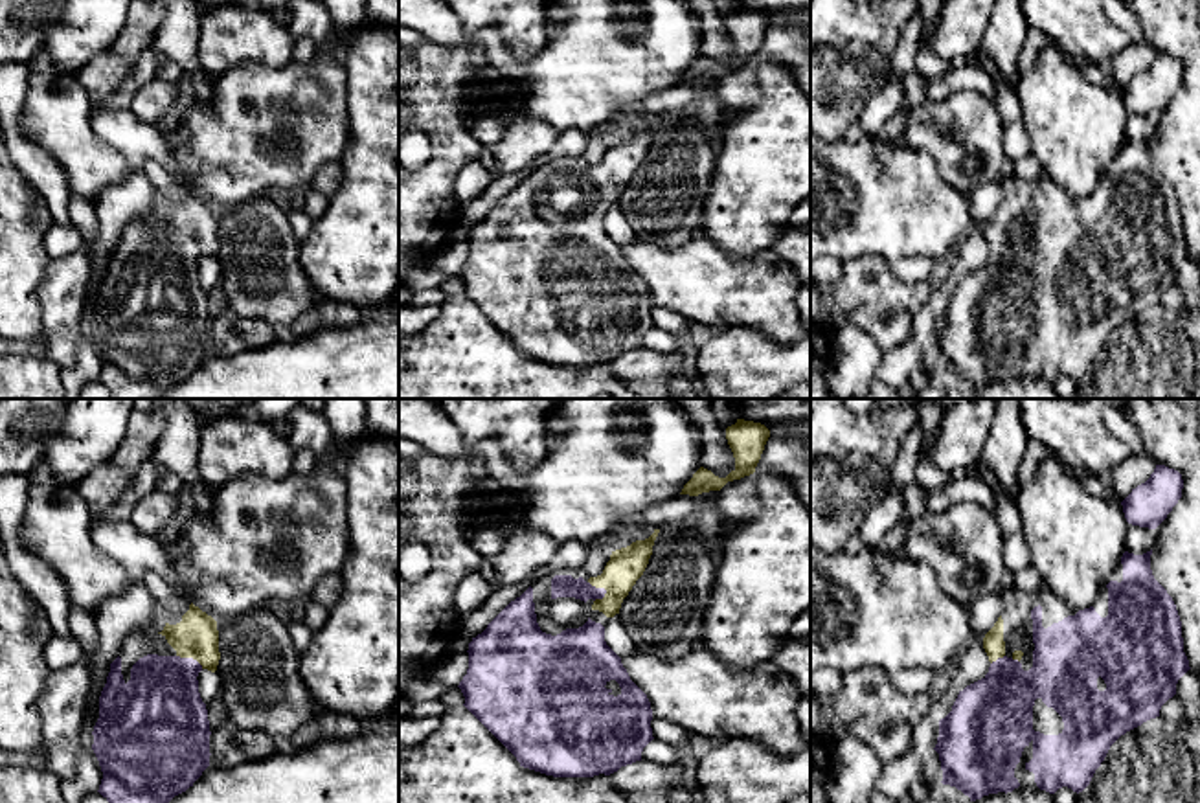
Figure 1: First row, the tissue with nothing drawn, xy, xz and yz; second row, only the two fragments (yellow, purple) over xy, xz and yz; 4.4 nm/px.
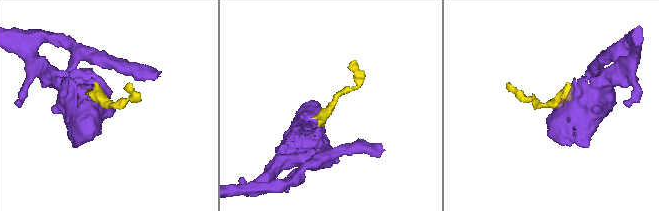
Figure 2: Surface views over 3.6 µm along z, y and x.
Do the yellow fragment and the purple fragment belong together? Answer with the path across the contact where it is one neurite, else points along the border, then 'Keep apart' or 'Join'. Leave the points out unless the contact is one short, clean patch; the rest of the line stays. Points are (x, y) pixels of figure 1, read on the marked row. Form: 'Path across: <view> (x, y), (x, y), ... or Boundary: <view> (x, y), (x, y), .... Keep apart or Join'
Path across: xz (627, 565), (601, 587), (561, 585). Join

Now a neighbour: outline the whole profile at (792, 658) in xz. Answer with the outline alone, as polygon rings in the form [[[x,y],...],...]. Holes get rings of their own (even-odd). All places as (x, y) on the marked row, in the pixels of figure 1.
[[[790,639],[779,647],[770,662],[777,665],[796,687],[798,696],[810,698],[810,645],[803,639]]]

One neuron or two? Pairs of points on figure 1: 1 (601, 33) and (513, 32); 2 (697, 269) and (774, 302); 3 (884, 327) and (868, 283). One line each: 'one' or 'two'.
1: two
2: one
3: one

